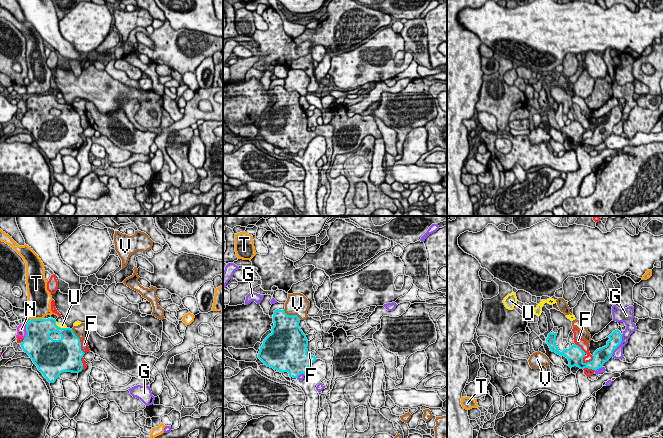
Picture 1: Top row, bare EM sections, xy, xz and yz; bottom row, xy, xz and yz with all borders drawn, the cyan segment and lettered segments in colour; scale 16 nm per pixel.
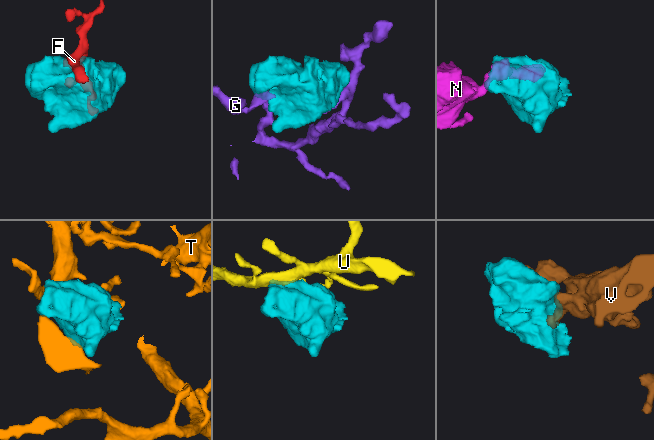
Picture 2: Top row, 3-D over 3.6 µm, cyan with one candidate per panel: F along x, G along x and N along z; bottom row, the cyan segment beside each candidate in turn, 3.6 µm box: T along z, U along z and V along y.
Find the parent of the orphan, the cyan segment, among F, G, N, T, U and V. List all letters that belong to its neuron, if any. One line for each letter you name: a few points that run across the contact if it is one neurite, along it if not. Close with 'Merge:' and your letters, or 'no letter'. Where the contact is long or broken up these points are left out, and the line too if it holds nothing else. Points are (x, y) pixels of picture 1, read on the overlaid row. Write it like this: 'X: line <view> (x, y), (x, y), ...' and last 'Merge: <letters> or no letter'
Merge: no letter

